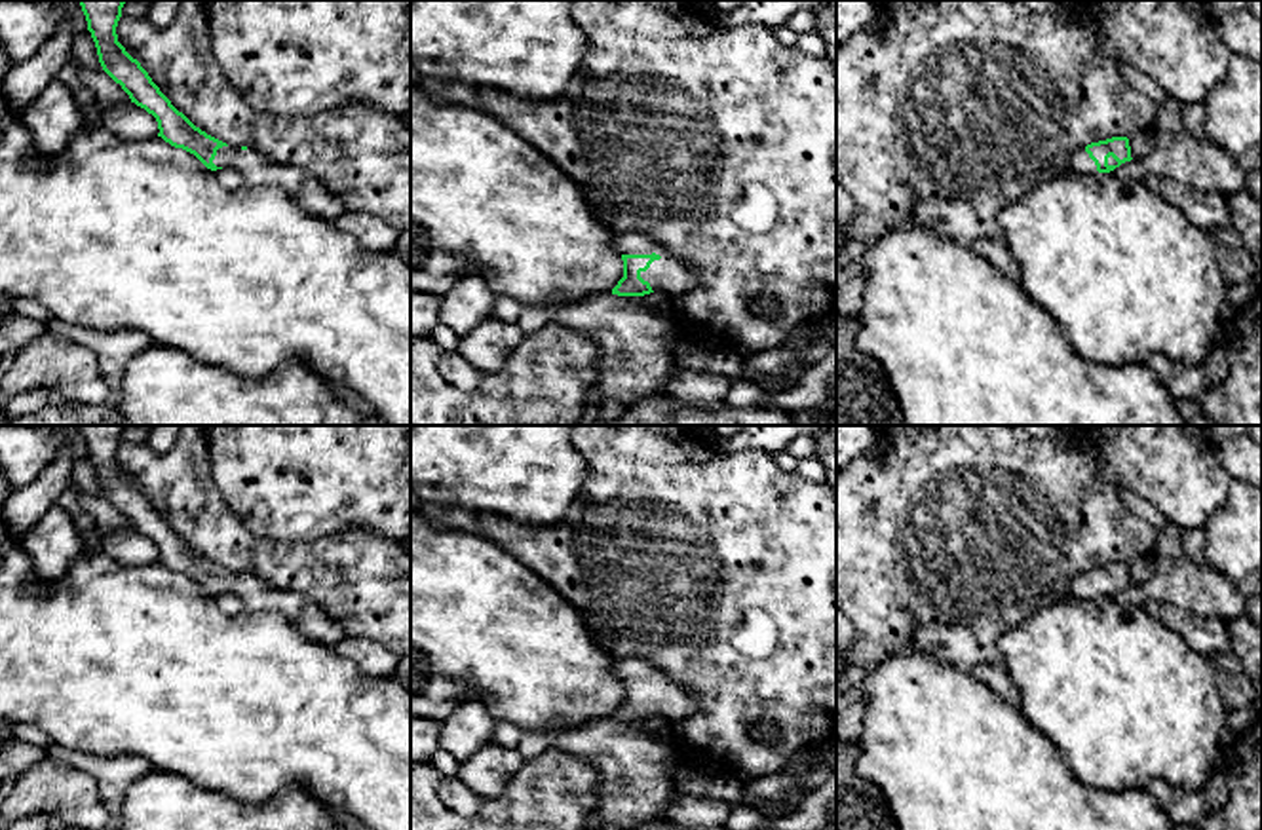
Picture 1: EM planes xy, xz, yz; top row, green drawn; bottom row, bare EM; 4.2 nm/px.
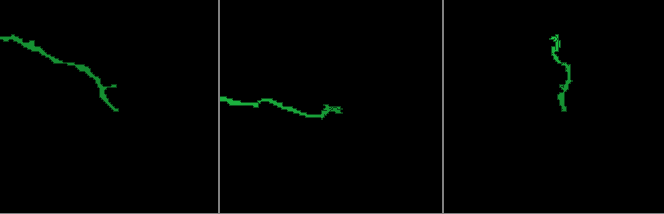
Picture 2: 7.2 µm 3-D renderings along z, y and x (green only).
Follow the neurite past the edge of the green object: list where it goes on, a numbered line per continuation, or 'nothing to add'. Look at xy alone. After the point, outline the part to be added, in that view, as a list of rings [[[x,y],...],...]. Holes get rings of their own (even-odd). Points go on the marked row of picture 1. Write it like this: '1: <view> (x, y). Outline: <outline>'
1: xy (257, 169). Outline: [[[222,146],[213,160],[217,167],[234,167],[247,186],[277,186],[304,211],[317,218],[335,220],[346,213],[340,198],[302,169],[281,165],[257,150]]]

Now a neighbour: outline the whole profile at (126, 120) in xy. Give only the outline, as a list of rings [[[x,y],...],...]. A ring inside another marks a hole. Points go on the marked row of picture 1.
[[[97,99],[95,116],[101,127],[118,139],[139,141],[158,137],[160,133],[156,118],[135,103],[108,106]]]

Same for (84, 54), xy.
[[[89,30],[80,32],[70,49],[70,59],[74,61],[76,68],[97,68],[103,70],[97,55],[95,42]]]

